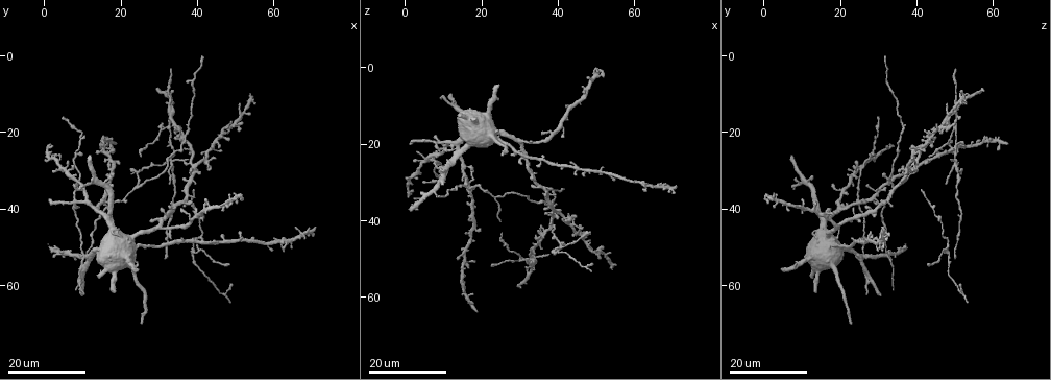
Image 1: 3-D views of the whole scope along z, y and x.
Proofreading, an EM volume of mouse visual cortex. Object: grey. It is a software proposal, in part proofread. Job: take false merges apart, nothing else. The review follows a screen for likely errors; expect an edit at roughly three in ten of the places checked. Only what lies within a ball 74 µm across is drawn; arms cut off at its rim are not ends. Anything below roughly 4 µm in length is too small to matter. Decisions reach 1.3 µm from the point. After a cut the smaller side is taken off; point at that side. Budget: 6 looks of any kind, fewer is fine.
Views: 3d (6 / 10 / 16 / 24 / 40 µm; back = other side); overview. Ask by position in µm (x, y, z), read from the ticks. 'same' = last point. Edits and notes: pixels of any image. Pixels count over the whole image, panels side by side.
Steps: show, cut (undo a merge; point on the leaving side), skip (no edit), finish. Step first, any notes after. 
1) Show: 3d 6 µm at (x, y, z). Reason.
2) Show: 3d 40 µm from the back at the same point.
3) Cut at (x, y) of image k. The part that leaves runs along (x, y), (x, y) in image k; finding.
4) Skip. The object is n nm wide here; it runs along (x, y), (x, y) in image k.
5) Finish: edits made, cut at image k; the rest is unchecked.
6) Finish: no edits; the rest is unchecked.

Show: 3d 16 µm at (38.5, 51.5, 48.0). Three arms meet.

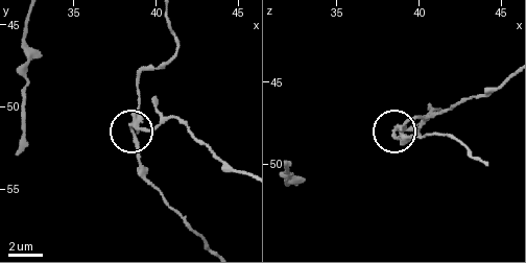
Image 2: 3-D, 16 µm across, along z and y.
Show: 3d 10 µm at (38.7, 51.2, 47.8).

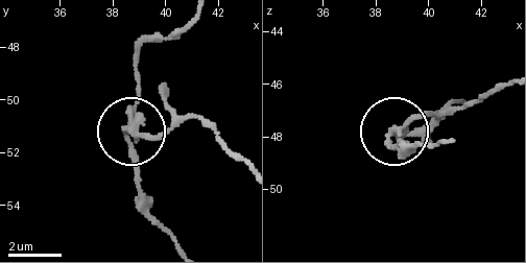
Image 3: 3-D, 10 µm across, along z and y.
Show: 3d 10 µm from the back at (38.8, 51.0, 47.8). From behind.

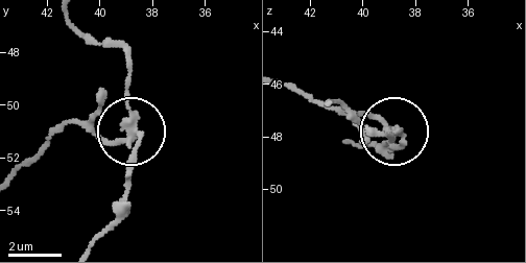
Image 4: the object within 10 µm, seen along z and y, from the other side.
Cut at (99, 104) of image 4. 3 arms meet here; two neurons meet here.

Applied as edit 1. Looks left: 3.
Show: overview. See it whole again.

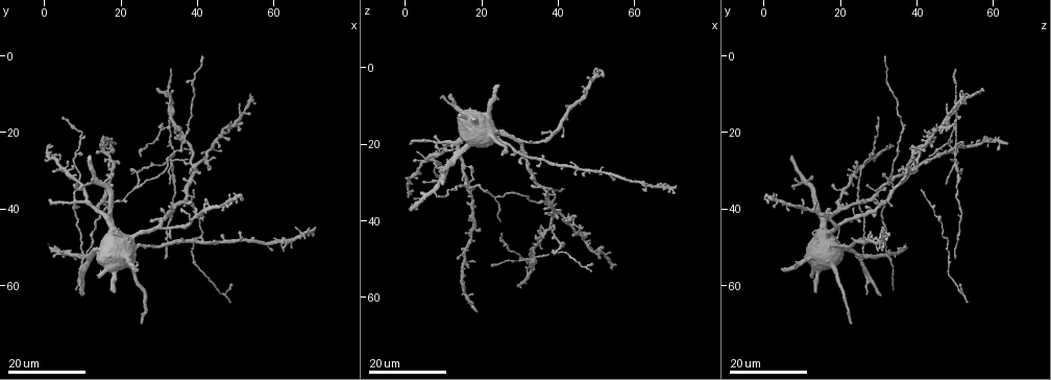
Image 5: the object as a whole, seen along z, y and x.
Show: 3d 24 µm at (41.0, 43.0, 46.5). Two arms in line, one across.

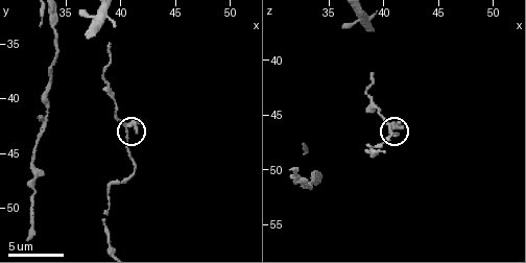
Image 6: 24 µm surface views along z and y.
Show: 3d 10 µm at (40.6, 43.2, 46.0).

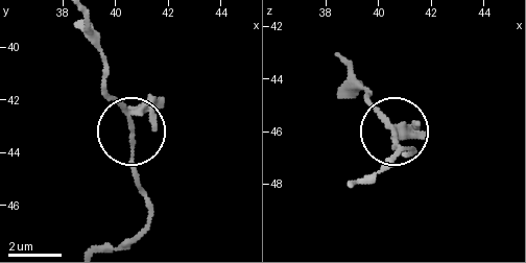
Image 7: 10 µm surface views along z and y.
Skip. One neuron here.

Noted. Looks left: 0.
Finish: edits made, cut at image 4; the rest is unchecked.

